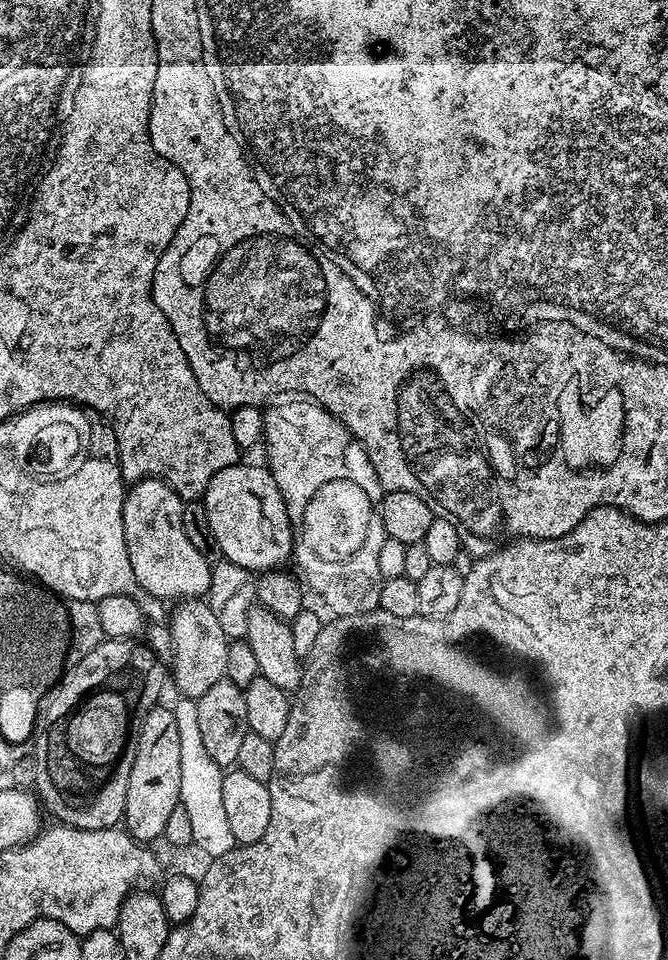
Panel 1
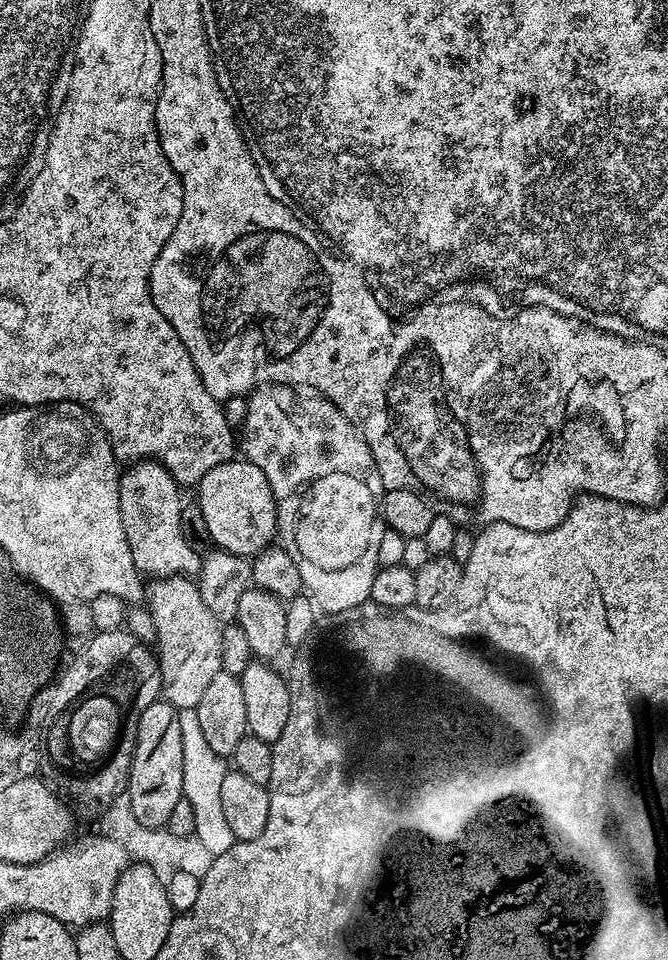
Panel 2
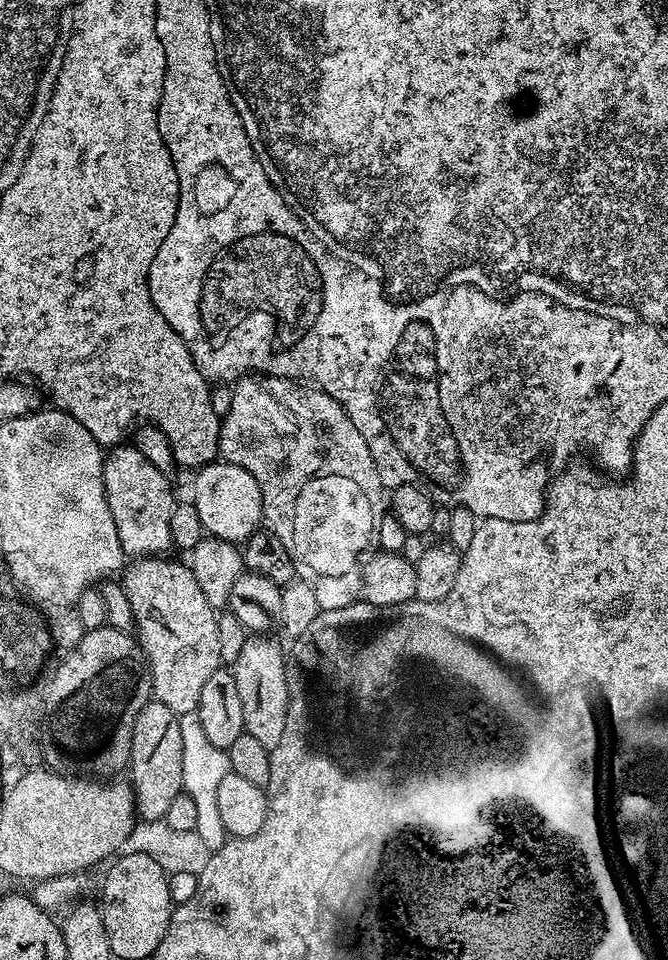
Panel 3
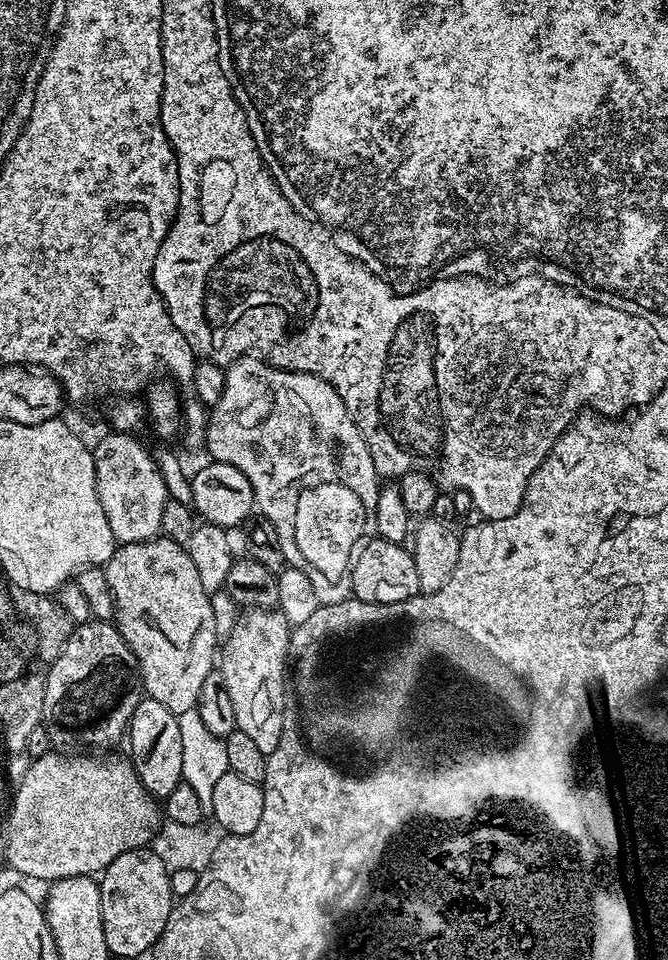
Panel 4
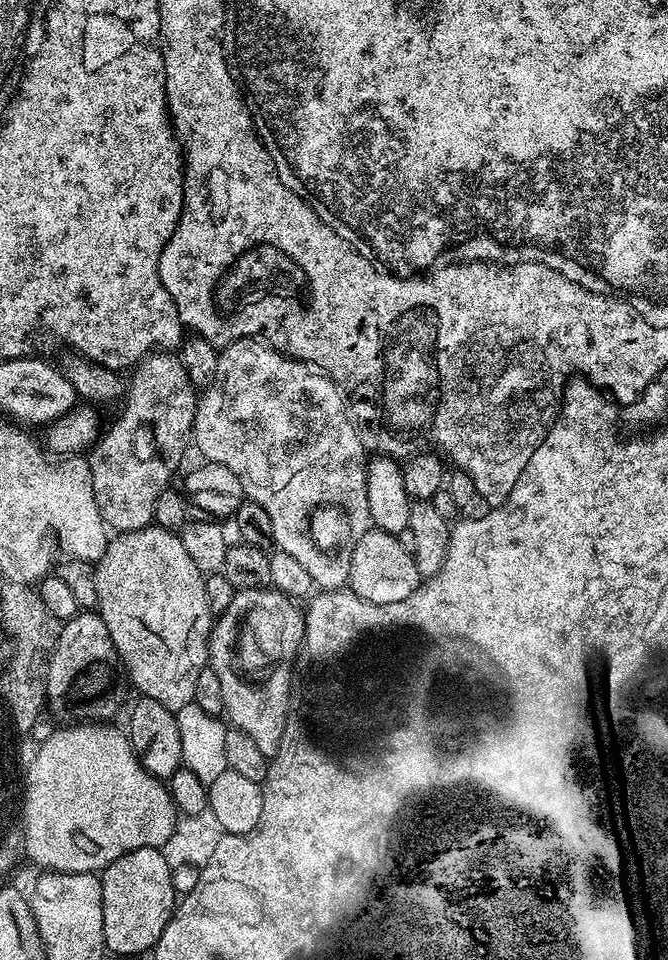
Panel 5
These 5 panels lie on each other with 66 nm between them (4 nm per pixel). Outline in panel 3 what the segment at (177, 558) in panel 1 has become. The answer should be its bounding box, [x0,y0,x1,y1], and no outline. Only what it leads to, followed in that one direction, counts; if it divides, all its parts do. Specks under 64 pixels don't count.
[104,446,174,558]

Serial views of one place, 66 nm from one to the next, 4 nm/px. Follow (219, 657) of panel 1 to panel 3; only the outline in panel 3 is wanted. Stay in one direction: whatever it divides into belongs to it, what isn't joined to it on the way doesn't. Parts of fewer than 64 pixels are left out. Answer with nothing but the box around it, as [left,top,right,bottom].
[122,559,221,717]

